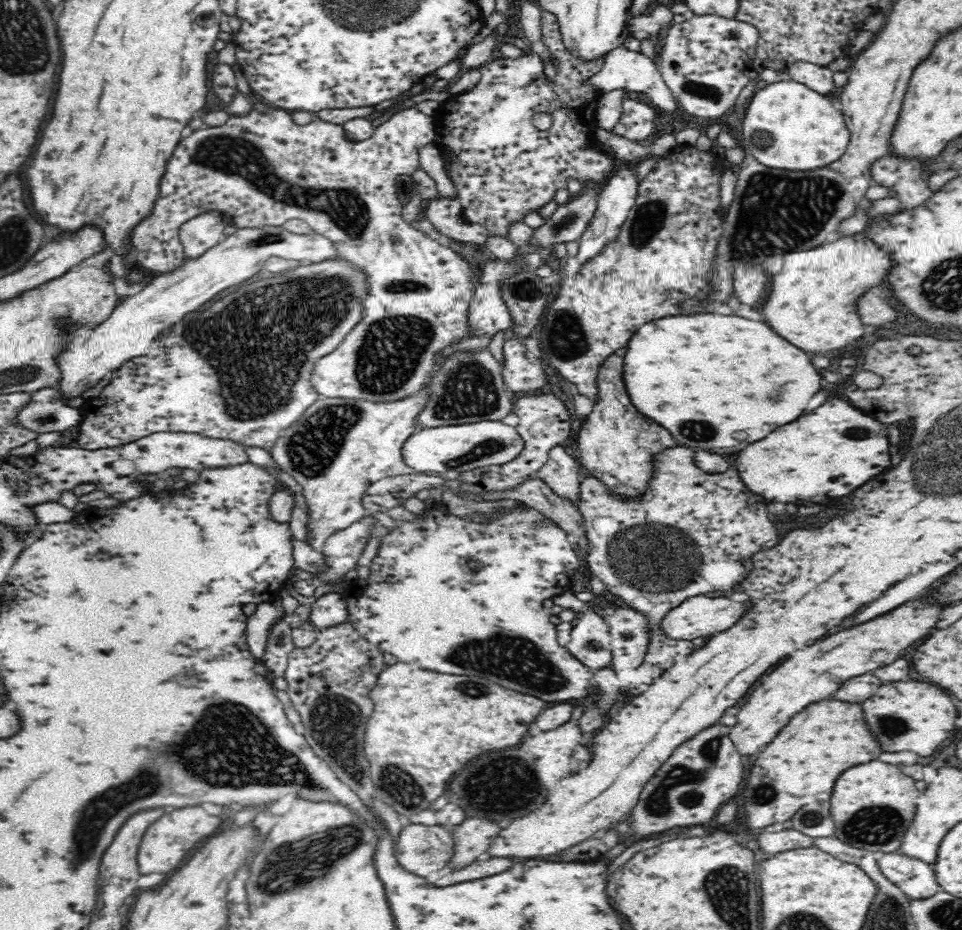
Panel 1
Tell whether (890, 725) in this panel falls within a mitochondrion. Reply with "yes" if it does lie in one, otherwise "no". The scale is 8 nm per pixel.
yes

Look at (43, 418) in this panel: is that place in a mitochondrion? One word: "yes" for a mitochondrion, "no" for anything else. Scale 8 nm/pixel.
yes

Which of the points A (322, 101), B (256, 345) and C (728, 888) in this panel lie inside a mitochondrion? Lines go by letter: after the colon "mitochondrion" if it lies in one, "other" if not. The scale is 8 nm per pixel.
A: other
B: mitochondrion
C: mitochondrion

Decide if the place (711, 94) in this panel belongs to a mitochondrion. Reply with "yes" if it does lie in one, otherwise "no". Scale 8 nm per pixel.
yes

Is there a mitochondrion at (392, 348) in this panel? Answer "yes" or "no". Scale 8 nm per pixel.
yes

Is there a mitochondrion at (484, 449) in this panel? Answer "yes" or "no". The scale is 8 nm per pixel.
yes

